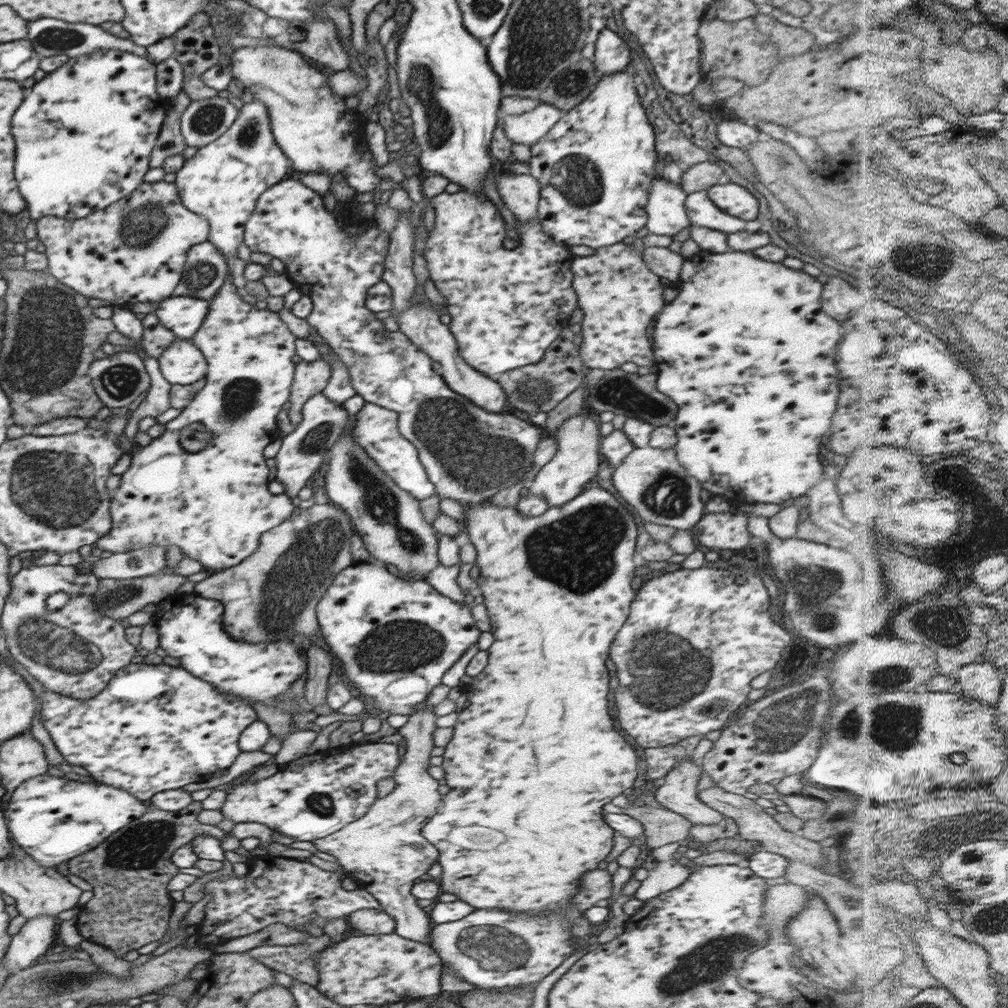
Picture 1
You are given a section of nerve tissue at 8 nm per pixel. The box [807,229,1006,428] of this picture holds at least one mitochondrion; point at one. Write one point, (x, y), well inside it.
(919, 257)

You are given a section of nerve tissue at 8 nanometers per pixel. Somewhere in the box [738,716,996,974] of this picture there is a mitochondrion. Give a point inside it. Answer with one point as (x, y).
(837, 813)

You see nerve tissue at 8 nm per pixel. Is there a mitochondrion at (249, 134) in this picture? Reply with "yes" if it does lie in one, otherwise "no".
yes

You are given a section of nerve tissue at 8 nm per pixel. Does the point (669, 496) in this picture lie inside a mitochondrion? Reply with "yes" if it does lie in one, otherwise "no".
yes

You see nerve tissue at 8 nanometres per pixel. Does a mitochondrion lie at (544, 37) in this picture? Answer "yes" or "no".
yes

